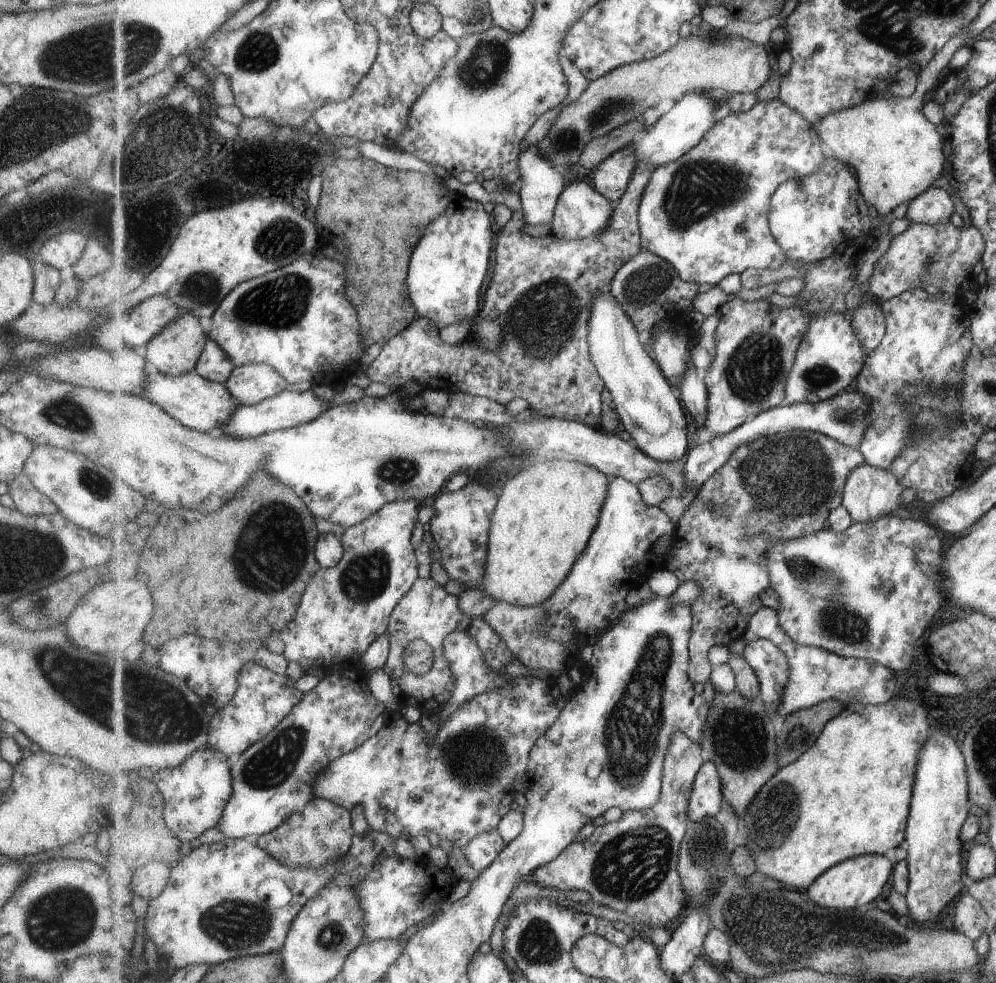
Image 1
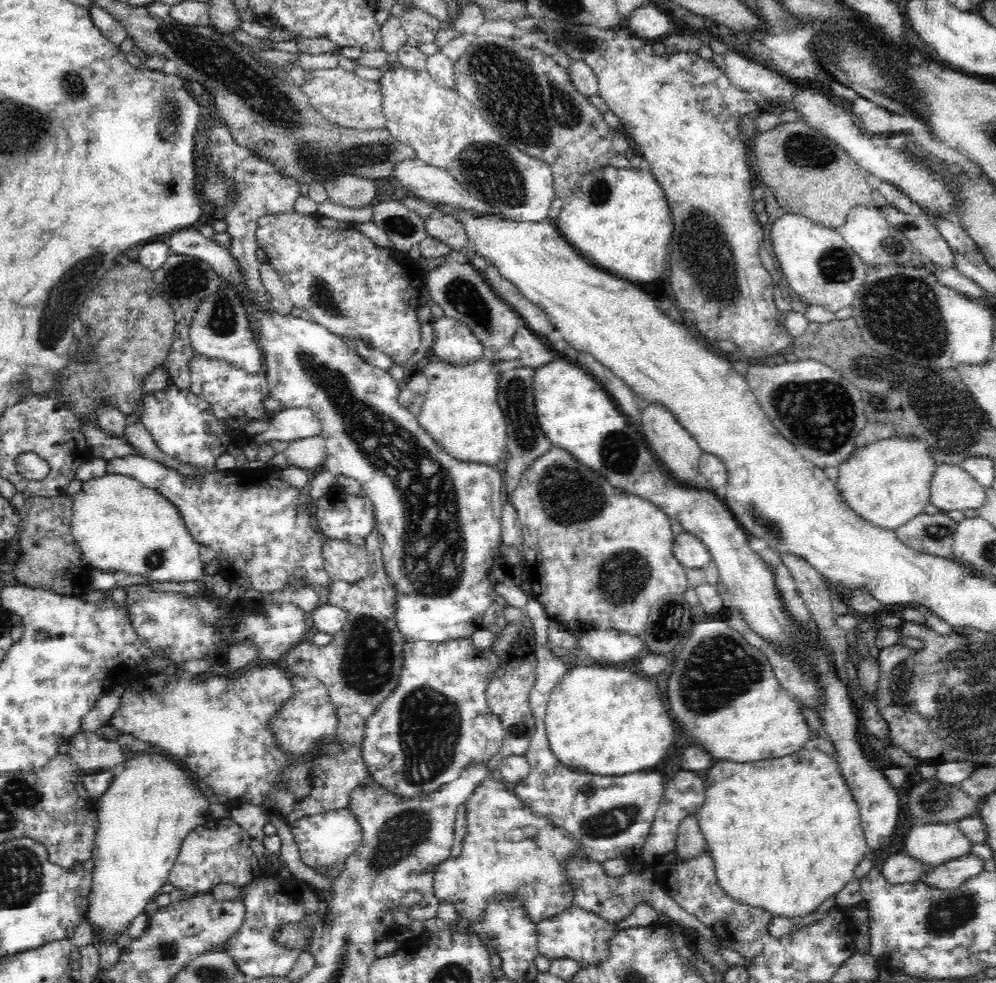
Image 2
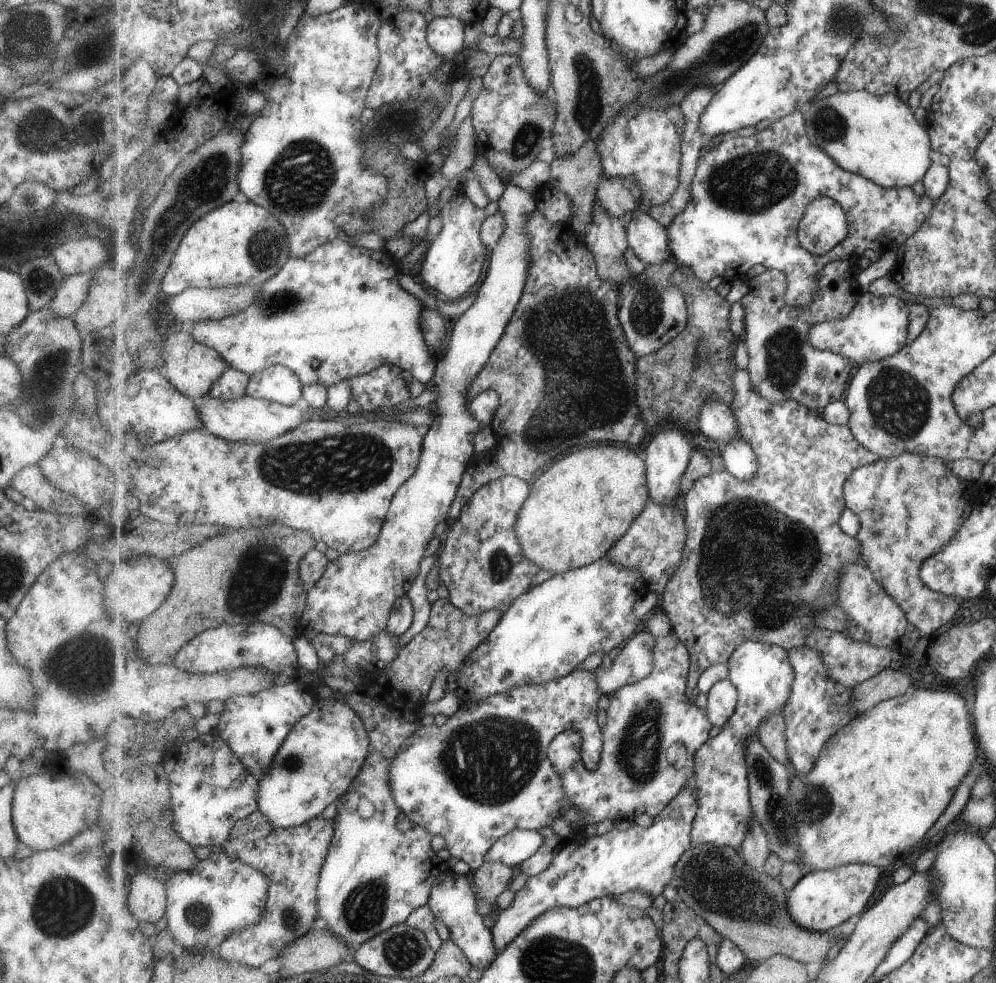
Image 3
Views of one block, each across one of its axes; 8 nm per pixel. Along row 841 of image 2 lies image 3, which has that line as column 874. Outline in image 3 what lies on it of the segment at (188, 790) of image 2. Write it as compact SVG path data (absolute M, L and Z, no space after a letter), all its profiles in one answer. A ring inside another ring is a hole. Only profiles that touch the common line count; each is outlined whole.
M867 91L837 92L817 98L805 109L809 140L827 152L842 169L867 177L883 188L905 188L924 179L937 152L932 146L930 131L919 124L913 110L896 94L877 96Z

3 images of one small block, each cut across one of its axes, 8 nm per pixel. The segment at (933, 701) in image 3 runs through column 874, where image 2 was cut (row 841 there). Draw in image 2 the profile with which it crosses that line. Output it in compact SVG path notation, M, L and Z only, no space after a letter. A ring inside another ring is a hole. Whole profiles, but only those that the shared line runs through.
M804 745L804 748L800 748L798 752L780 758L768 758L757 762L744 762L744 764L740 764L740 762L736 764L732 760L720 760L706 772L704 784L706 784L705 802L695 813L695 816L698 818L702 833L706 835L707 850L710 850L712 857L714 857L719 884L728 891L730 897L734 897L734 899L738 899L742 903L760 905L764 909L772 911L774 916L784 916L786 918L806 916L816 911L817 907L825 900L846 888L849 882L855 878L855 870L858 864L864 860L866 854L869 854L863 828L859 821L857 803L850 787L847 786L841 775L838 762L834 760L834 756L826 754L824 750L818 750L818 748L811 745Z

